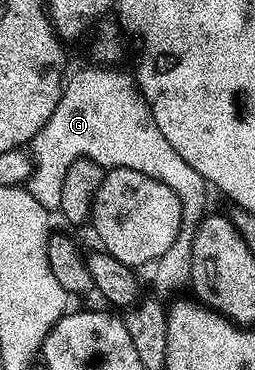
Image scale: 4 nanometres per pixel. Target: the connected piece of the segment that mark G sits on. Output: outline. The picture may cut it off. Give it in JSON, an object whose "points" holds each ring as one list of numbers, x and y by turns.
{"points":[[111,66,90,67,83,68,80,72,73,73,72,76,70,73,66,77,63,93,57,102,57,110,53,110,49,122,45,122,45,126,31,141,29,145,31,175,27,177,25,187,28,192,33,194,33,198,37,198,37,202,41,202,41,206,58,210,61,206,61,186,65,179,65,172,69,170,69,166,74,160,79,159,97,162,105,170,112,168,137,170,141,174,149,174,149,178,169,186,169,190,173,190,173,194,177,194,177,198,181,202,181,224,178,226,177,236,169,249,165,250,165,253,158,256,151,264,139,264,139,267,136,268,136,275,146,287,149,285,159,292,171,292,182,285,184,287,191,277,193,234,208,211,209,185,207,179,201,174,197,174,197,170,193,170,193,166,189,166,189,162,185,162,185,158,181,158,181,154,177,154,177,150,173,150,173,146,169,146,169,142,165,142,165,134,161,134,161,130,157,130,157,122,153,122,153,114,149,110,142,92,139,91,134,75,126,76,123,72,115,72,119,70]]}

